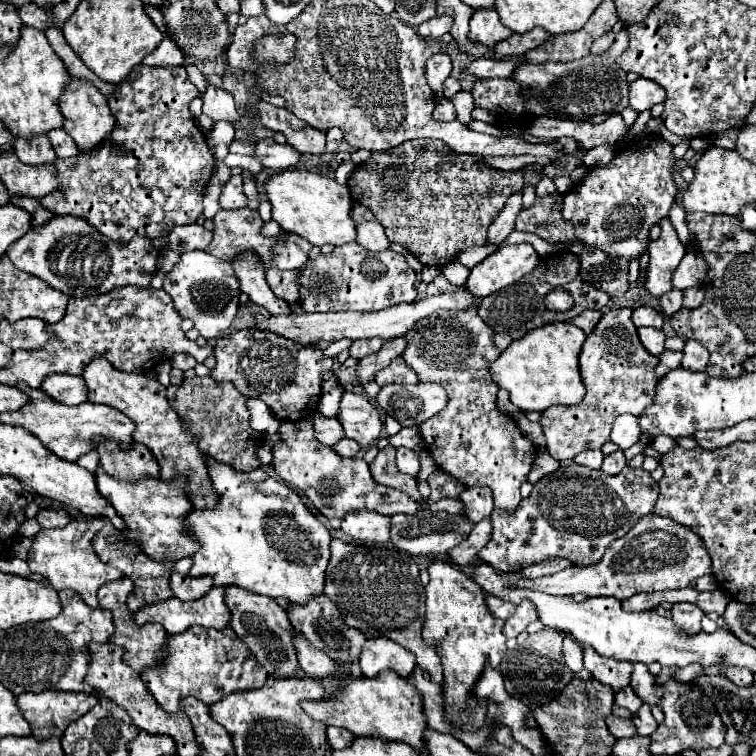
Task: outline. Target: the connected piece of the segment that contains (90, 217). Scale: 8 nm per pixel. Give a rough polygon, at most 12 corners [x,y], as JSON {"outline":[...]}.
{"outline":[[135,66],[39,204],[113,242],[195,224],[215,158],[183,66]]}

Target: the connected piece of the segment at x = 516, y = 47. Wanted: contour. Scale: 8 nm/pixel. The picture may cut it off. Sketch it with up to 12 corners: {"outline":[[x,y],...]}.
{"outline":[[543,28],[497,42],[499,56],[523,56],[551,36]]}

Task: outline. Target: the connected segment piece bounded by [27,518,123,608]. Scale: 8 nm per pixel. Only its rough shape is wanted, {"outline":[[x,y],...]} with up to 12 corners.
{"outline":[[103,518],[41,528],[29,570],[55,590],[99,606],[97,588],[123,578],[103,564],[91,538]]}

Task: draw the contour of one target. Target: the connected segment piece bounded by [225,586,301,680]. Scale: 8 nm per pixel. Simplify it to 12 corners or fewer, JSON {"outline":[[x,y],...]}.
{"outline":[[225,586],[231,628],[271,680],[301,676],[273,598]]}

